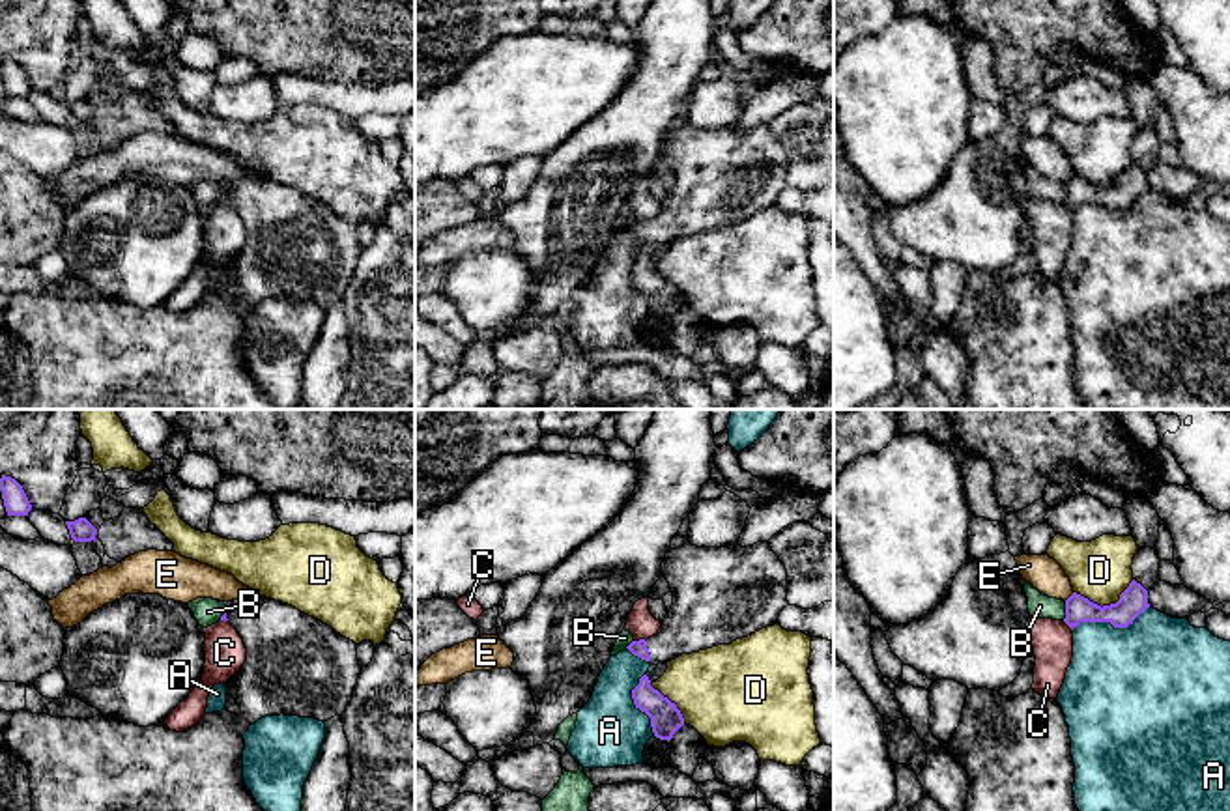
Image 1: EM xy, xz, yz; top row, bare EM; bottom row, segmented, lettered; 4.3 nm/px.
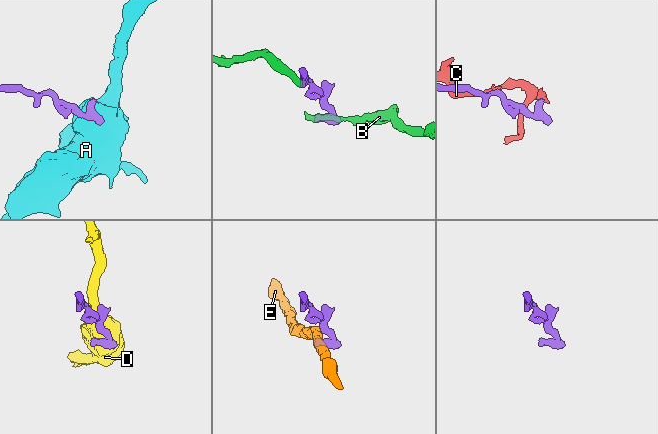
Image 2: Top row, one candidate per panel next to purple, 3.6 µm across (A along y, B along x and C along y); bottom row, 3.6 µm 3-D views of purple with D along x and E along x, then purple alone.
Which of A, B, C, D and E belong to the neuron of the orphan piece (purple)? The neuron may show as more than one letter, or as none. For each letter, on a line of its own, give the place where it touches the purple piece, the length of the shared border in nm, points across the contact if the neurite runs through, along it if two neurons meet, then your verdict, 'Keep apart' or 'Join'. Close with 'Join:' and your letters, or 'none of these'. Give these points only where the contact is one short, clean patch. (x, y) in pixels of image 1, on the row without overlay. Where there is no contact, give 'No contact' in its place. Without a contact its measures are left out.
A: Touches purple at yz (1111, 204). Shared border 360 nm. Boundary: yz (1150, 187), (1126, 208), (1079, 204), (1072, 212). Keep apart
B: Touches purple at yz (1066, 193). Shared border 90 nm. Boundary: yz (1066, 184), (1066, 199), (1062, 202). Keep apart
C: Touches purple at xz (640, 221). Shared border 60 nm. Boundary: xz (645, 221), (634, 223). Keep apart
D: Touches purple at yz (1105, 187). Shared border 280 nm. Keep apart
E: Touches purple at yz (1070, 178). Shared border 60 nm. Keep apart
Join: none of these

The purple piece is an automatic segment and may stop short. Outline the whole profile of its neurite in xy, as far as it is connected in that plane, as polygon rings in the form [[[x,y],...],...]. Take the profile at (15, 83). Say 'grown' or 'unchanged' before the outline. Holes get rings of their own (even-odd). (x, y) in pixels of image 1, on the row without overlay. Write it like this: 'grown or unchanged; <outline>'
unchanged; [[[2,56],[0,73],[7,97],[28,97],[32,86],[15,60]]]

